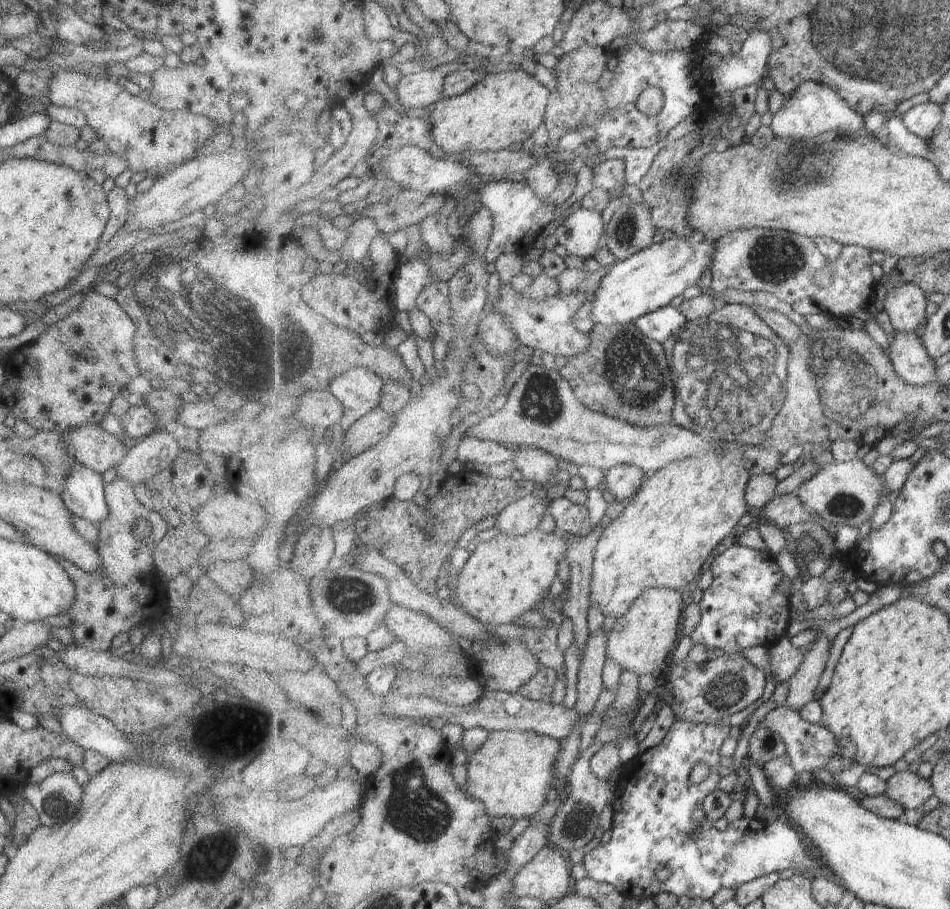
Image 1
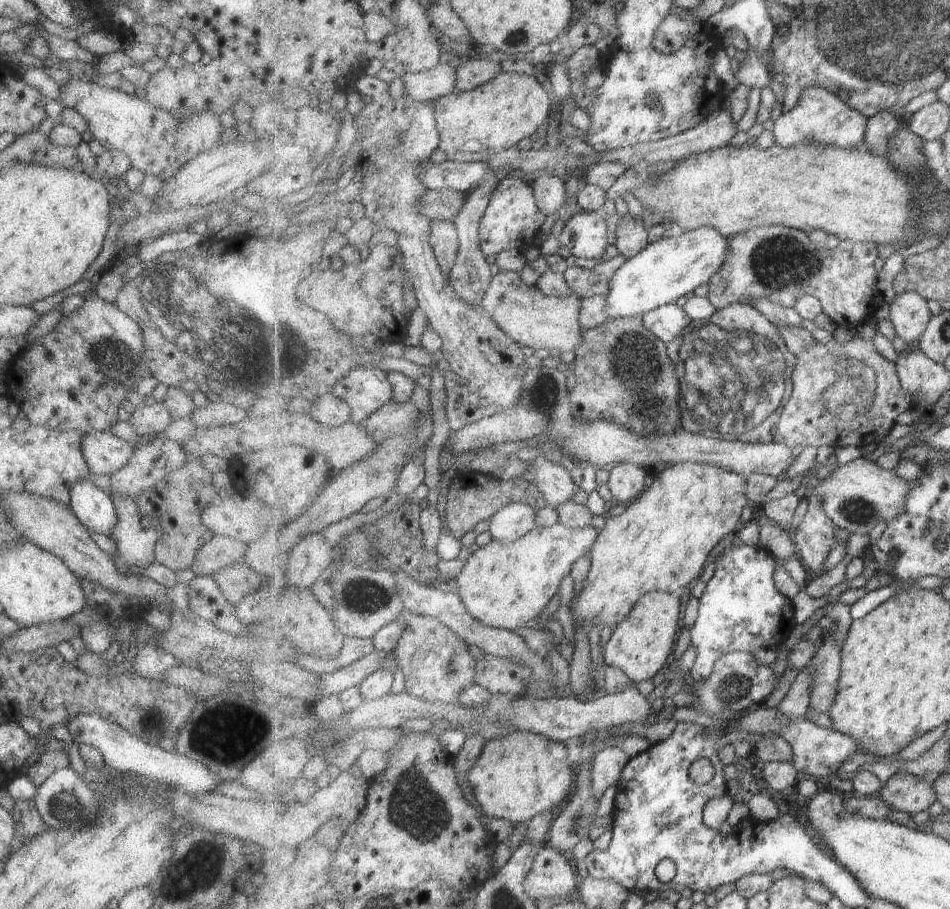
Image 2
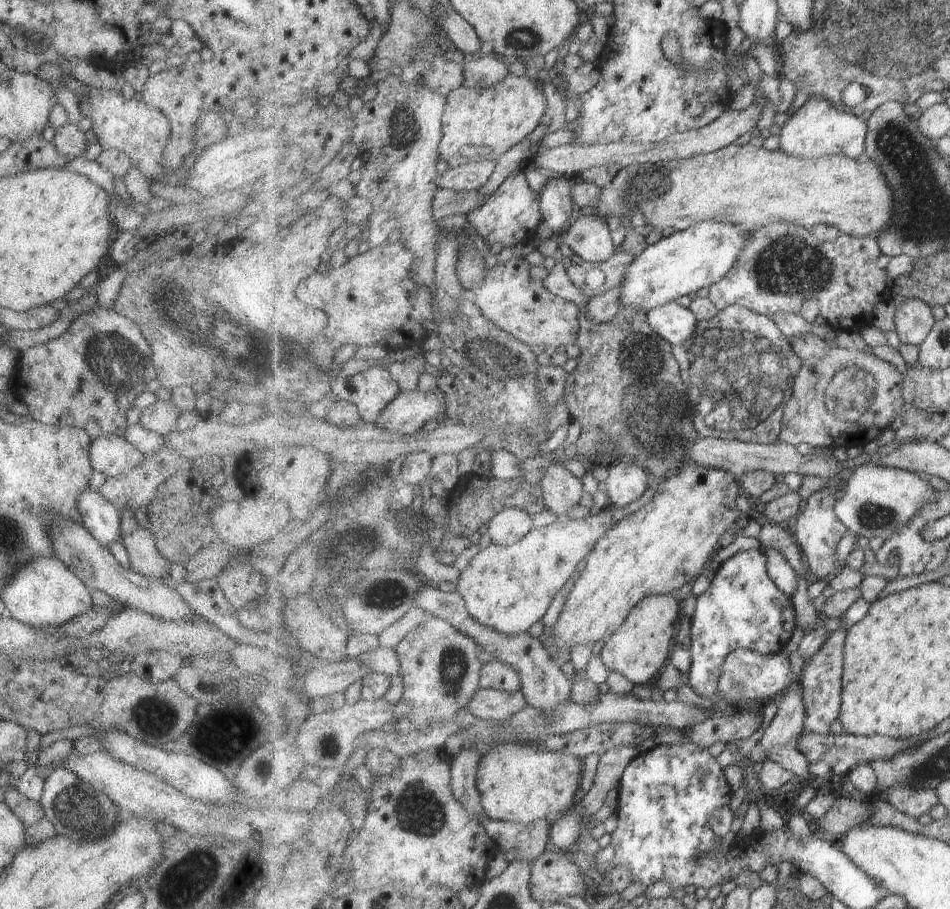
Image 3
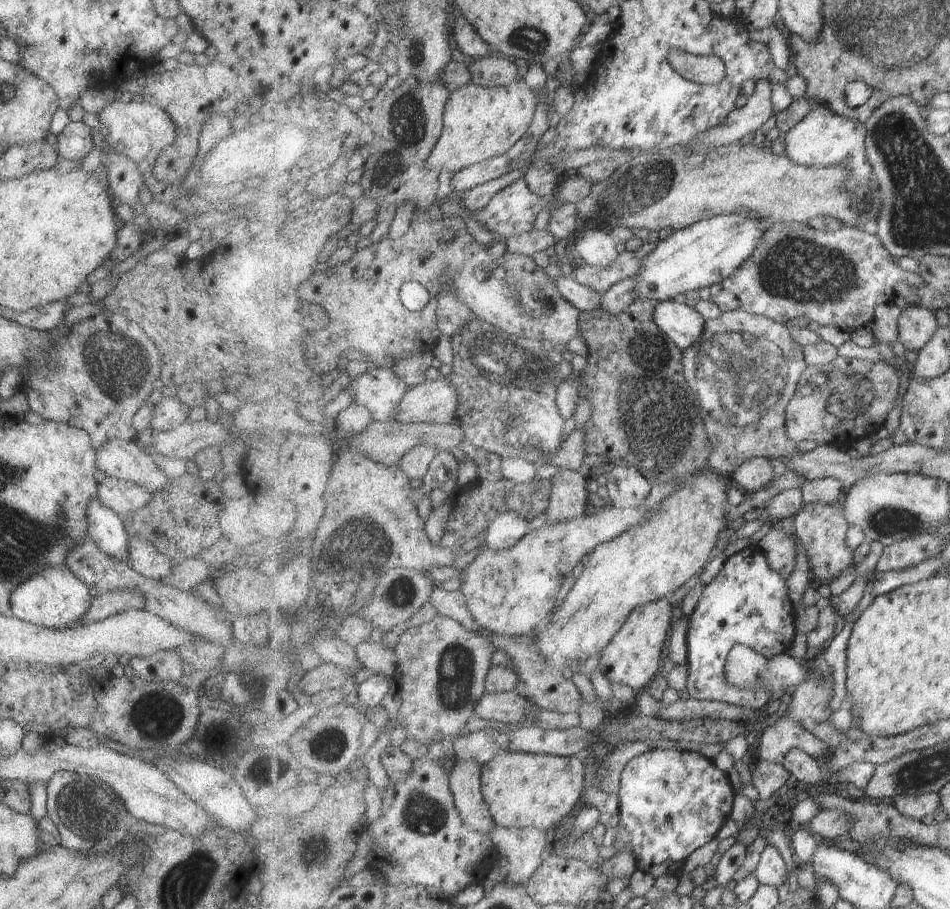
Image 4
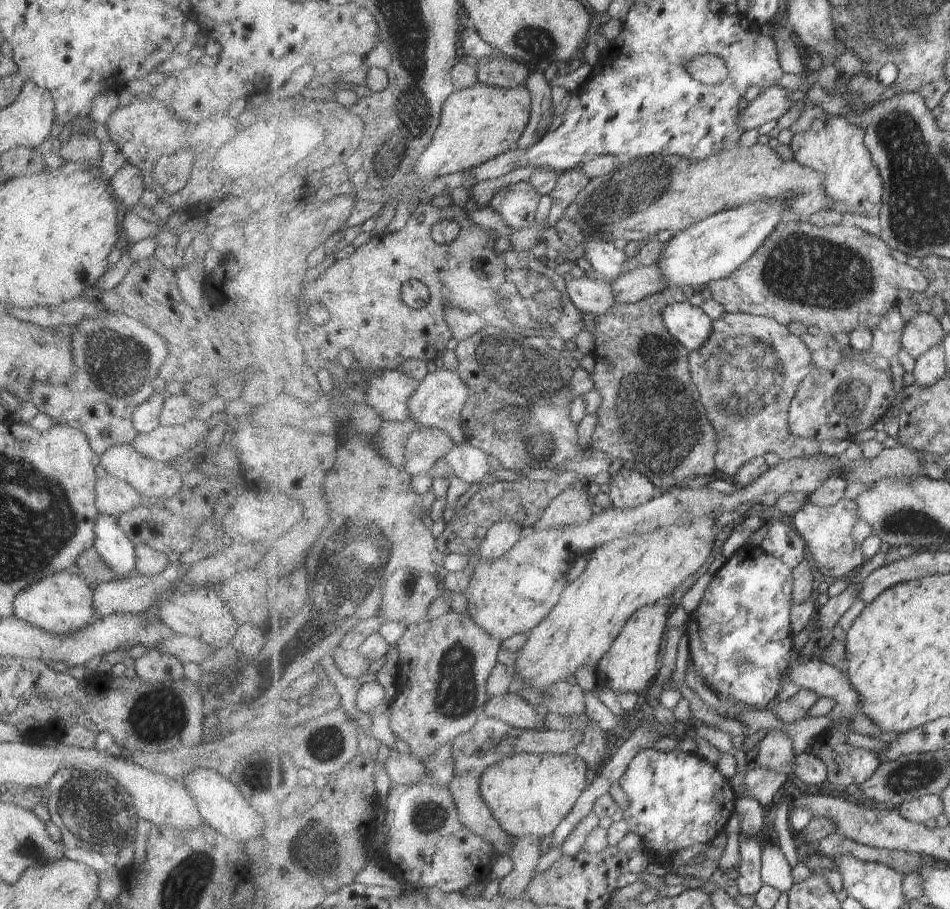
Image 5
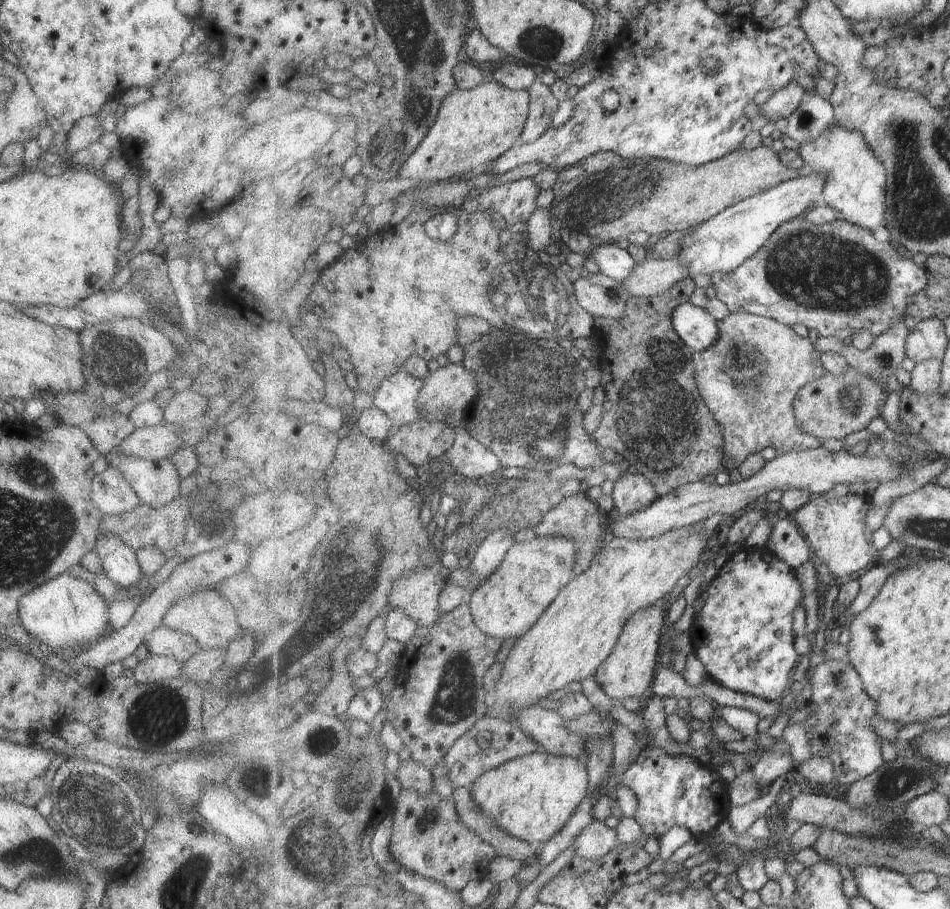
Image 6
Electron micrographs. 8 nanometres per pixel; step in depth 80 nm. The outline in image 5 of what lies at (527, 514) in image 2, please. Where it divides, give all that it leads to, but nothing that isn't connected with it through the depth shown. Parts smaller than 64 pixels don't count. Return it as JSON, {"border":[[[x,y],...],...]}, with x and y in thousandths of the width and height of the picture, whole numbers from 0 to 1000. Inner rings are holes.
{"border":[[[540,573],[522,574],[512,587],[505,601],[505,615],[520,617],[534,609],[548,592],[548,580]]]}

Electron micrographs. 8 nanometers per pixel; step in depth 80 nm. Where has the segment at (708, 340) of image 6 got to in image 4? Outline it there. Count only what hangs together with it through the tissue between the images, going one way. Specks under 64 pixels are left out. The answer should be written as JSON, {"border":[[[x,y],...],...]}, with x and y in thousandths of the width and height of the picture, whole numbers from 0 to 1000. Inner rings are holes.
{"border":[[[707,329],[692,334],[688,353],[718,386],[733,378],[744,354],[734,340]]]}

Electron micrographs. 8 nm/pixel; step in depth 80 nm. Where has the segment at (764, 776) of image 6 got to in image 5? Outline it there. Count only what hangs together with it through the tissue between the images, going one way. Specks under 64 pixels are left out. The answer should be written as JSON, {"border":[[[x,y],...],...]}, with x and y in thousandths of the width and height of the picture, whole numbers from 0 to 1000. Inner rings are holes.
{"border":[[[820,801],[808,803],[799,817],[793,842],[835,853],[838,827],[835,814],[826,804]]]}

